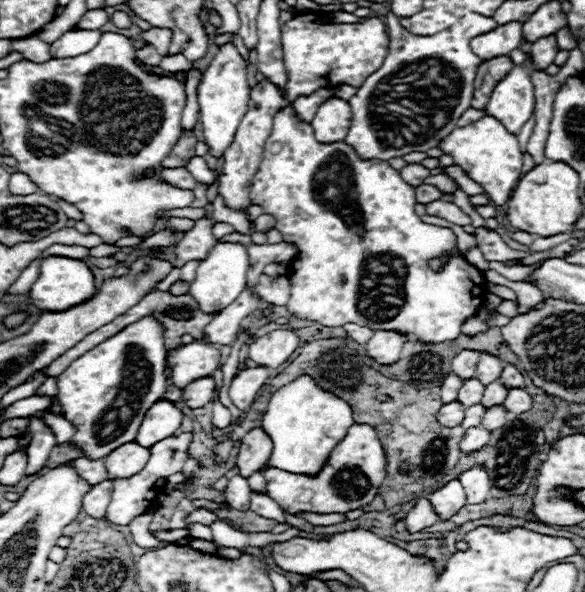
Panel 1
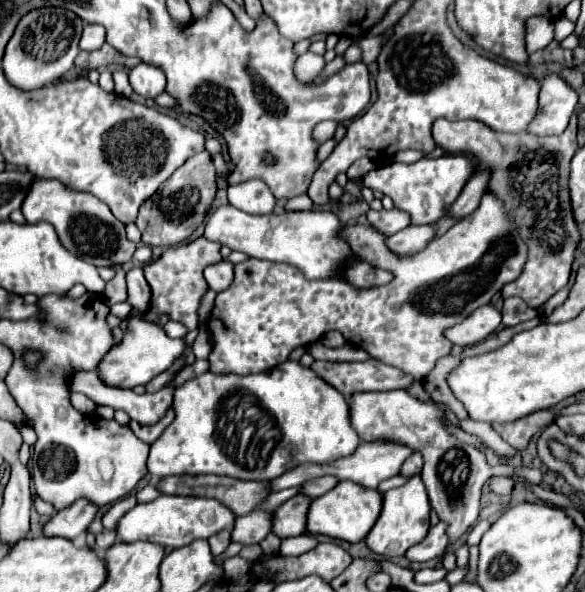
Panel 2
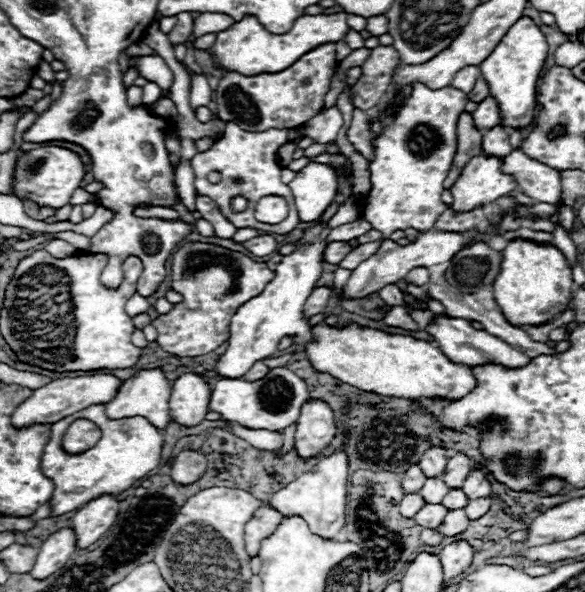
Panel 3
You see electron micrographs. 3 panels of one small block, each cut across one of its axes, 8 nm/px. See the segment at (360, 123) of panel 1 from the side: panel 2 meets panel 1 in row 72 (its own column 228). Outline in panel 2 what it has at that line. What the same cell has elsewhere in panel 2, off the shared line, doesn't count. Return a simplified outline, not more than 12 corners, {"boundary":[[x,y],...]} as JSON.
{"boundary":[[286,360],[174,390],[148,472],[274,480],[360,444]]}

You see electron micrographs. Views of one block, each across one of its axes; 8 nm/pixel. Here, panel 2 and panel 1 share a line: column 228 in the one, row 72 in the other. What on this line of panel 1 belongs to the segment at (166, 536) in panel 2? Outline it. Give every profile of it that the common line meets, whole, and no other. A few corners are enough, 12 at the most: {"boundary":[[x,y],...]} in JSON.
{"boundary":[[530,74],[496,84],[486,114],[518,136],[532,110]]}

